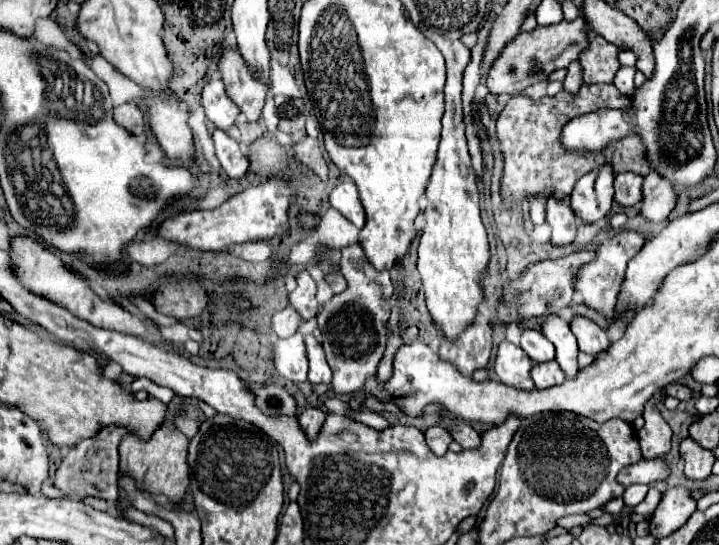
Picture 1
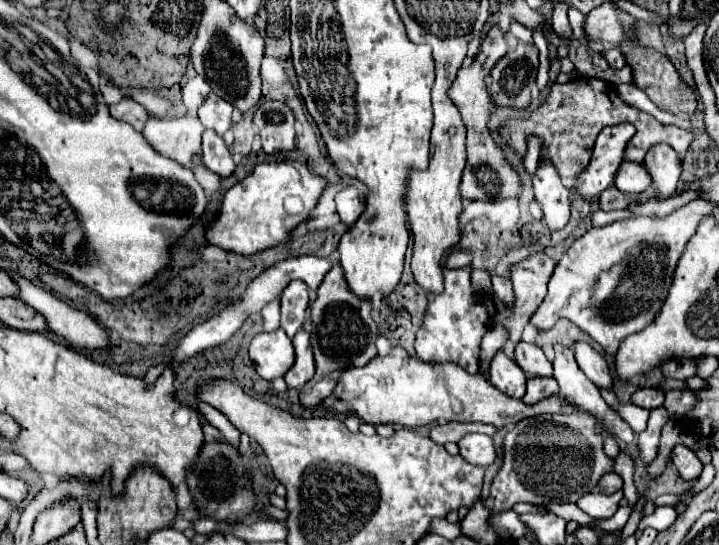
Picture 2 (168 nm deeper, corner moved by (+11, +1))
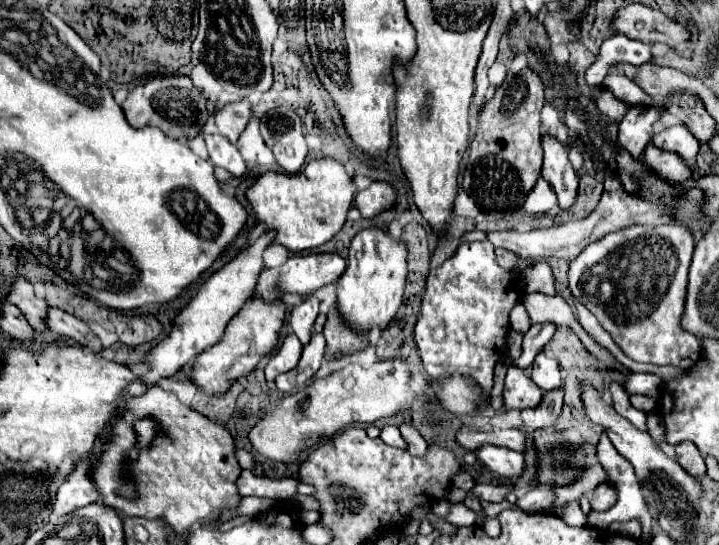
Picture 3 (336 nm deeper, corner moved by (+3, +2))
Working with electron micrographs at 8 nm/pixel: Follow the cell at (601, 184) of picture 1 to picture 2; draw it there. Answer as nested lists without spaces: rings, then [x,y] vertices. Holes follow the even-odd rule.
[[[631,123],[605,127],[599,133],[591,163],[581,173],[581,183],[577,187],[577,191],[583,197],[597,197],[613,183],[613,177],[623,161],[625,145],[633,137],[633,133],[635,133],[635,127]]]

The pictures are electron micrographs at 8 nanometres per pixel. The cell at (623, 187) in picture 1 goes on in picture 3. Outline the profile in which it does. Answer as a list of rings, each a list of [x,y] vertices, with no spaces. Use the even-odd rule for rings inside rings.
[[[651,144],[643,152],[643,162],[649,166],[653,176],[659,180],[673,184],[673,182],[691,178],[691,166],[685,160],[681,160],[677,154],[659,150]]]

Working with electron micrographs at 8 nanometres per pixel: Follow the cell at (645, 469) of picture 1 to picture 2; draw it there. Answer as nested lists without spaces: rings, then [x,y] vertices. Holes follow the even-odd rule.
[[[605,473],[605,475],[601,477],[601,481],[599,481],[599,491],[605,493],[605,495],[613,495],[613,493],[617,493],[621,487],[623,487],[623,481],[621,481],[621,477],[615,475],[615,473]]]

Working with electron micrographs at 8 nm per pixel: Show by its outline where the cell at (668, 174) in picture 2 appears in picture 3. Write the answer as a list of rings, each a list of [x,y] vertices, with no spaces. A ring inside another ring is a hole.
[[[683,124],[665,128],[663,132],[655,134],[653,144],[661,150],[669,150],[669,152],[679,154],[685,162],[691,162],[699,152],[699,142],[691,136],[691,132]]]

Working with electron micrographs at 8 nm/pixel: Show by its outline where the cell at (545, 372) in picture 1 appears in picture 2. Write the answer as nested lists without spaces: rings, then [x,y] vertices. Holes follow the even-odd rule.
[[[529,377],[527,393],[523,397],[523,403],[525,405],[535,405],[541,399],[553,397],[557,393],[559,393],[559,389],[557,389],[557,381],[553,377]]]

